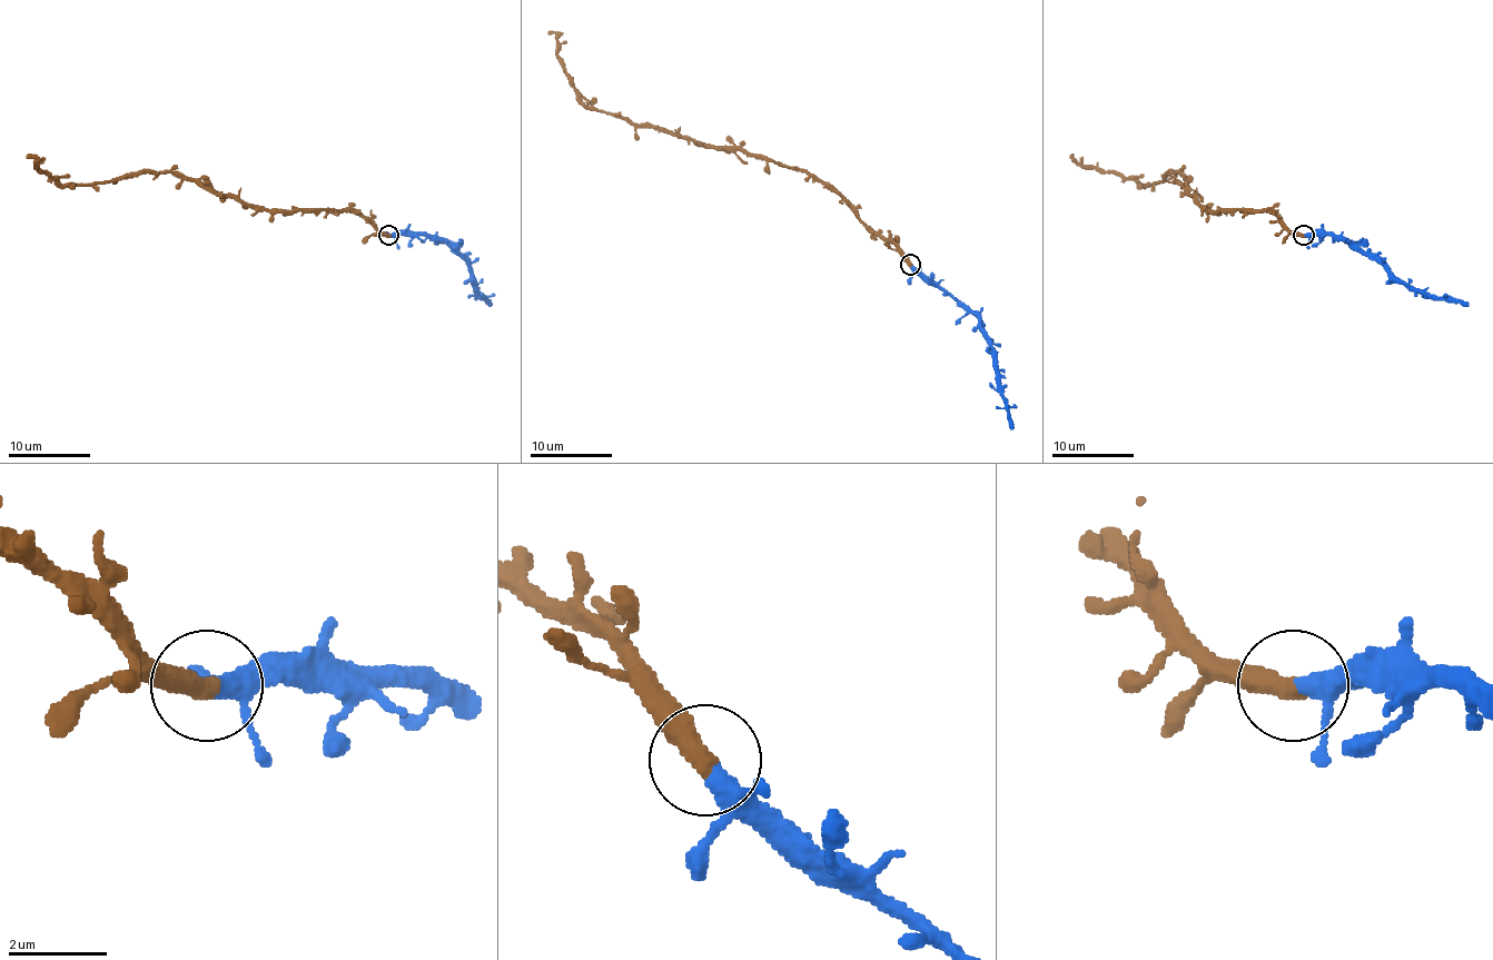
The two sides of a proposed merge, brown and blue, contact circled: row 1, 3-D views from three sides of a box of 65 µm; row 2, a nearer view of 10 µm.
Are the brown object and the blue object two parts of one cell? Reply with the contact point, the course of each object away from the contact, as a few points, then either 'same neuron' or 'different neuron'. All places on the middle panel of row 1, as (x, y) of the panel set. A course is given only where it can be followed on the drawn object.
at (910, 264); brown runs (910, 265), (809, 175), (591, 110), (557, 55), (554, 32), (547, 35); blue runs (910, 265), (978, 318), (978, 328), (988, 340), (995, 357), (1009, 425), (1012, 429); same neuron

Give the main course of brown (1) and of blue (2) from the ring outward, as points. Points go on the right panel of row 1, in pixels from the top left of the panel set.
1: (1304, 235), (1271, 211), (1205, 209), (1178, 172), (1144, 185), (1079, 167), (1074, 156)
2: (1304, 235), (1343, 237), (1357, 250), (1367, 250), (1396, 278), (1469, 306)

